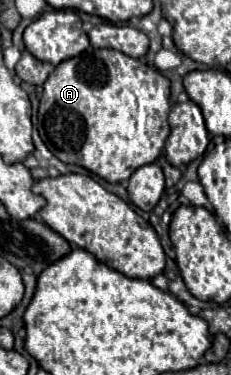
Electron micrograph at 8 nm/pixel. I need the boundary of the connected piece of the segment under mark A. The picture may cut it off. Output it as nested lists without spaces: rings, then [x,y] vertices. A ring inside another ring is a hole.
[[[87,49],[67,61],[61,61],[43,83],[39,101],[39,127],[47,149],[63,163],[79,165],[97,177],[119,183],[127,181],[131,173],[147,163],[157,161],[169,137],[169,79],[151,69],[143,59],[133,59],[113,49]]]

